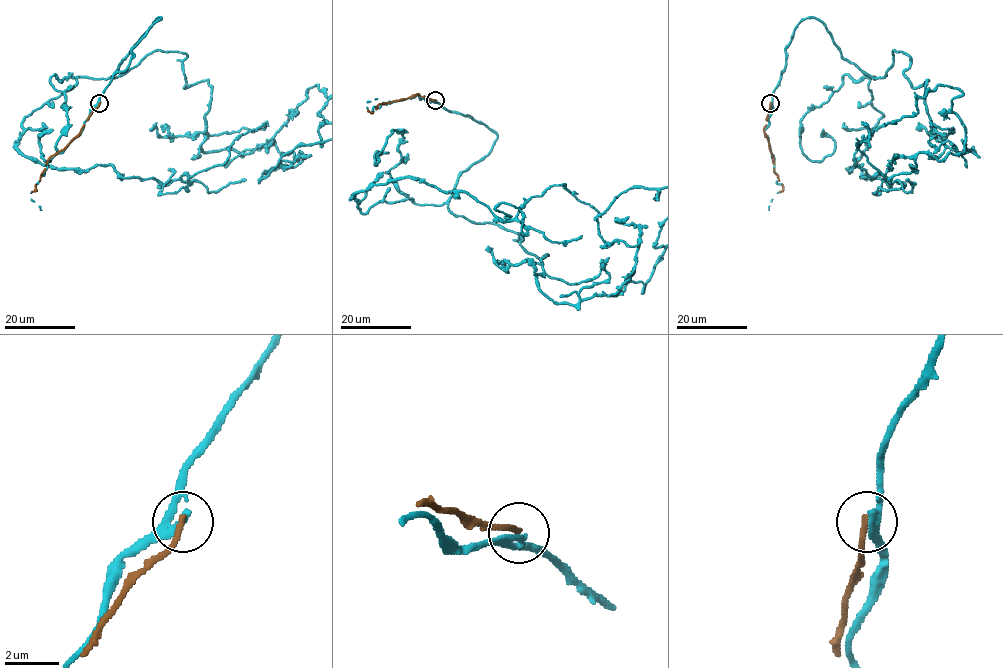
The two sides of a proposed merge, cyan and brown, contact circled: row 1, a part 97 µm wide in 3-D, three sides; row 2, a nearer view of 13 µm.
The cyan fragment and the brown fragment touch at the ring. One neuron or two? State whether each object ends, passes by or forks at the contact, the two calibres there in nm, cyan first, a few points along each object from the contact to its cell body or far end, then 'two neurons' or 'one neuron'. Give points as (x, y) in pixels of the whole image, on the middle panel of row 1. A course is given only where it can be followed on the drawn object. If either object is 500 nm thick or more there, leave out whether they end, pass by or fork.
cyan passes by; brown ends there; 260 nm thick on the cyan side, 240 nm on the other; cyan runs (436, 101), (497, 135), (448, 208), (547, 255), (559, 304), (643, 293); brown runs (436, 100), (415, 94), (380, 104), (371, 113), (367, 109); two neurons

